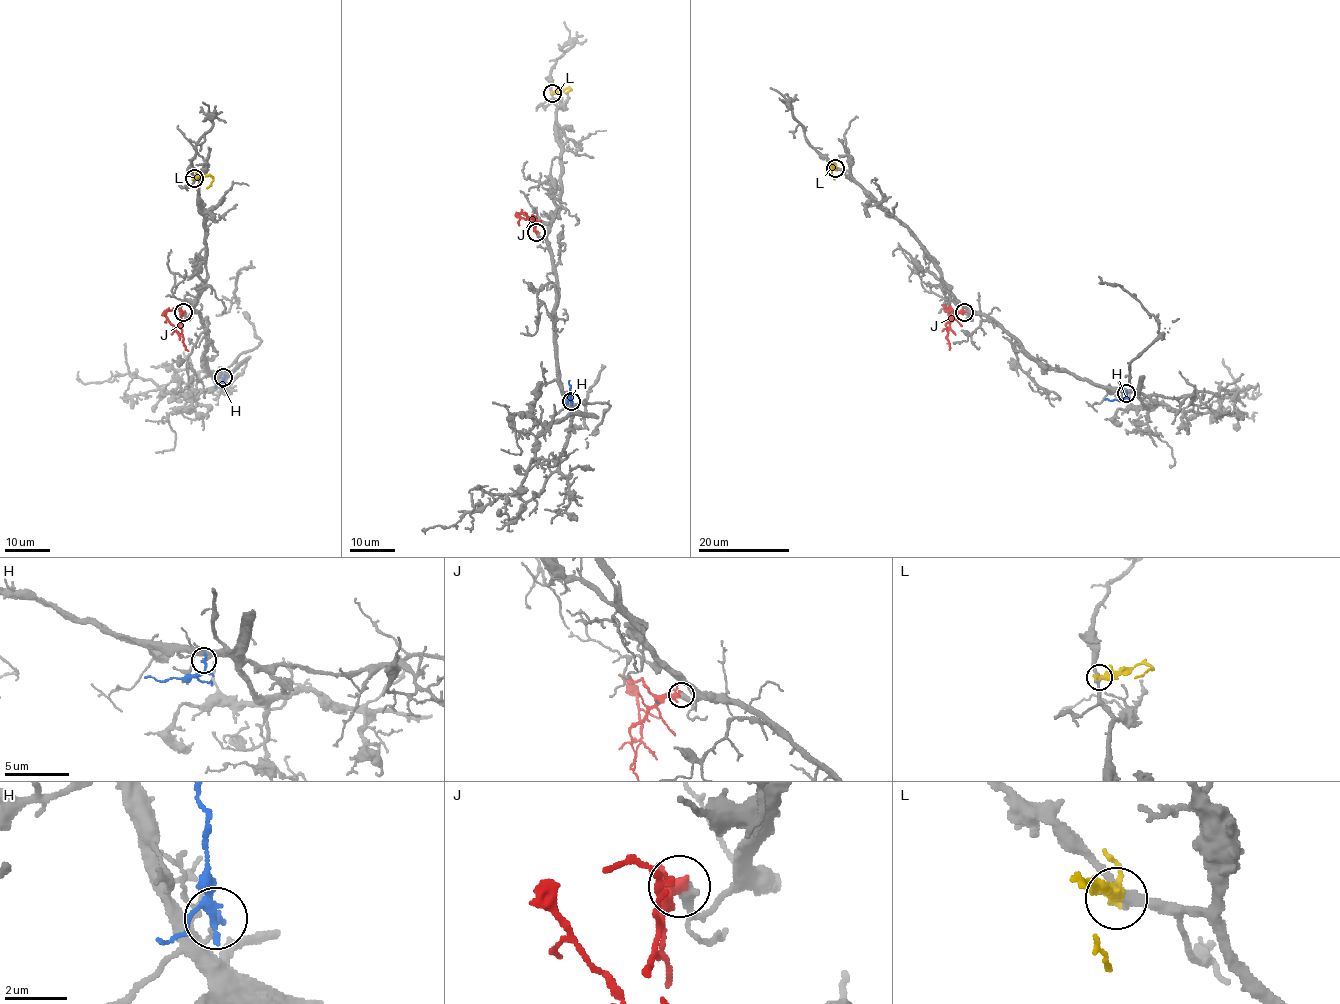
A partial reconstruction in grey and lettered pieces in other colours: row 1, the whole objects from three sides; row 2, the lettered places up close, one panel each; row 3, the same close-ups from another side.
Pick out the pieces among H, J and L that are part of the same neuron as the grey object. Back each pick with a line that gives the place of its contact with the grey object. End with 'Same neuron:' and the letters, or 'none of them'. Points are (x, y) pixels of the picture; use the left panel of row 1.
J: contact (183, 312)
Same neuron: J

